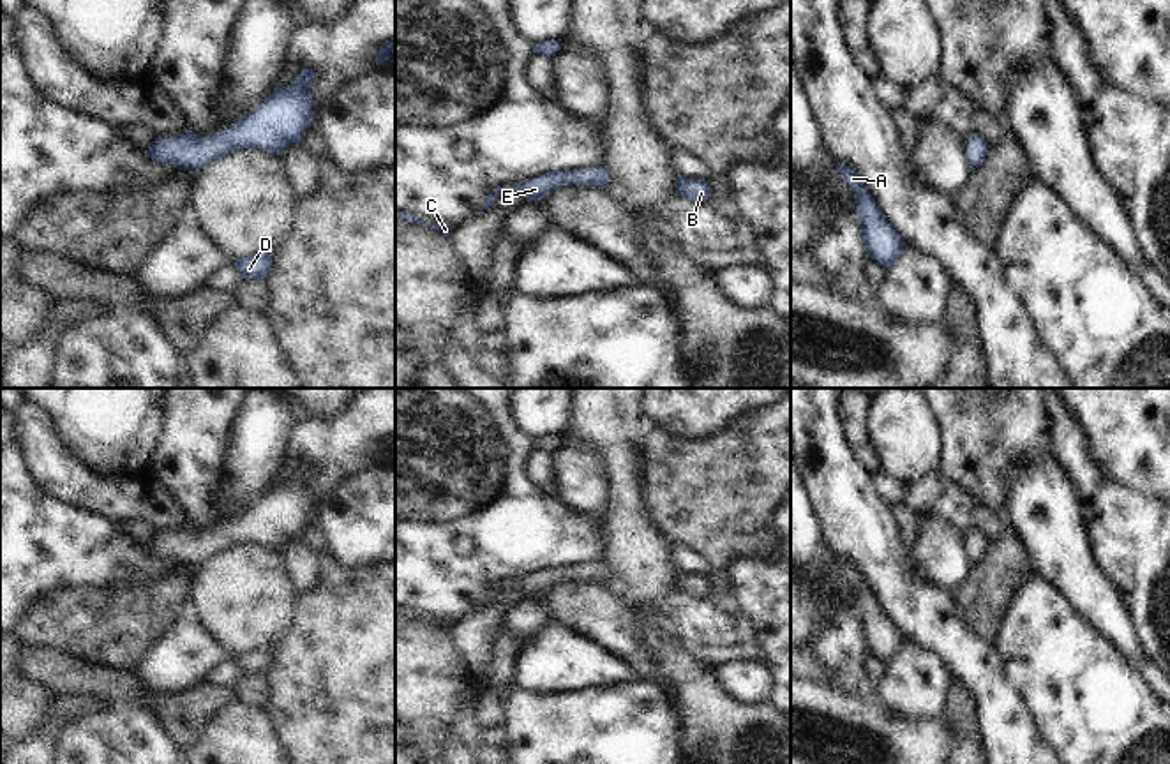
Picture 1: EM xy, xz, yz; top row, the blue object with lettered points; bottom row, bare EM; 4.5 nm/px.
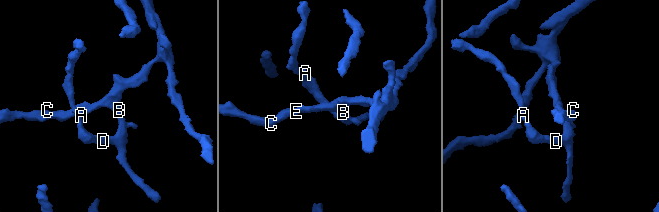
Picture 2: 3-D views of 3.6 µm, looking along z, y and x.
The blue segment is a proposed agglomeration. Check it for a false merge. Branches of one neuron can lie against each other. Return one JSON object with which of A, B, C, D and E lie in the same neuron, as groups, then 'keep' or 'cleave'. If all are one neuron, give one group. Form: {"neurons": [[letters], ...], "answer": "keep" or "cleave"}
{"neurons": [["A", "B", "C", "D", "E"]], "answer": "keep"}

